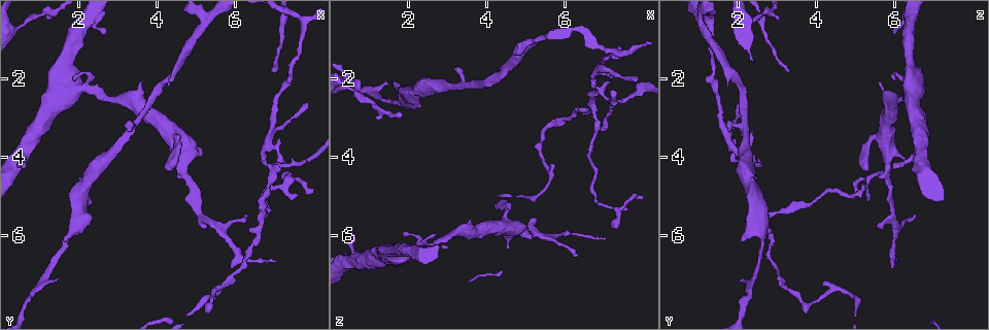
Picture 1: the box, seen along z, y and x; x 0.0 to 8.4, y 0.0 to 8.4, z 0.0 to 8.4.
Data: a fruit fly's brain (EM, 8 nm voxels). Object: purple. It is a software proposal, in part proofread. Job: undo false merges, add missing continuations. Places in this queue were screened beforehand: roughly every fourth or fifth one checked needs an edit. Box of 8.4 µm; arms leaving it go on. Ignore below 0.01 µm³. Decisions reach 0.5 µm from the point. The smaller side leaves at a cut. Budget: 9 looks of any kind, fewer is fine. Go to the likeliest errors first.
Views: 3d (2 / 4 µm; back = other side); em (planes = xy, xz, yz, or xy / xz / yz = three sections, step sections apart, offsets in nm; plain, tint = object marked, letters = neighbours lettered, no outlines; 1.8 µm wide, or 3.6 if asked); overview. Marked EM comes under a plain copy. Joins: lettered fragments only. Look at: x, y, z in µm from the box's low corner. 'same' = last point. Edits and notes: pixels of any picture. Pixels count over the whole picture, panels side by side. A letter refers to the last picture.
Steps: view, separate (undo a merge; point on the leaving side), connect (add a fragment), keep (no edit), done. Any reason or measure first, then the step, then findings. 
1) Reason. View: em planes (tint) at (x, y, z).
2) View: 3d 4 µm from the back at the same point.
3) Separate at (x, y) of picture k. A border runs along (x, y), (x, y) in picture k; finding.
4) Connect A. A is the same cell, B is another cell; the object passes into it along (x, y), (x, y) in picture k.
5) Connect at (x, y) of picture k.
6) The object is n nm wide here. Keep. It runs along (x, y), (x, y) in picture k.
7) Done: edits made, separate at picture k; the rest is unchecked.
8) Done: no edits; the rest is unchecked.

View: 3d 2 µm from the back at (4.15, 4.30, 5.30).

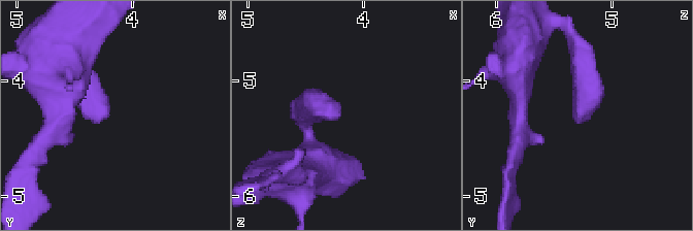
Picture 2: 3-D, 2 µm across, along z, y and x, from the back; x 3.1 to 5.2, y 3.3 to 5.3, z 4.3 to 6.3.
Shape alone is not enough. View: em planes (letters) at (4.20, 4.28, 5.30).

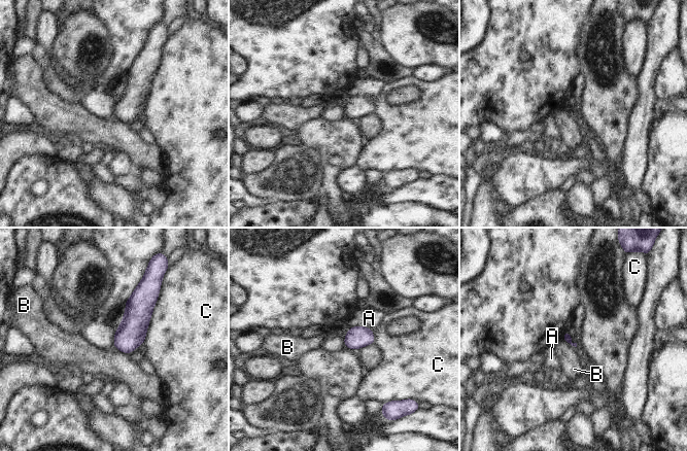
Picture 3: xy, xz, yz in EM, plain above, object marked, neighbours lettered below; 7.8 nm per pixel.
Keep. A, B and C are other cells; a border runs along (112, 346), (129, 354) in picture 3; no lettered fragment goes on from it.

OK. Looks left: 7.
Three arms meet. View: 3d 4 µm at (6.75, 5.40, 2.70).

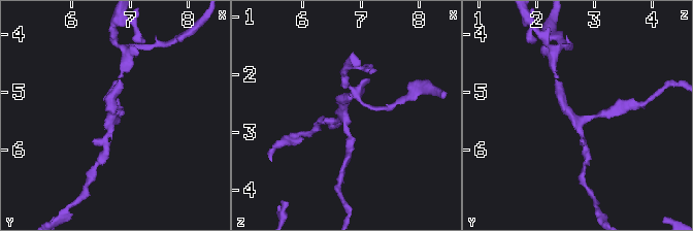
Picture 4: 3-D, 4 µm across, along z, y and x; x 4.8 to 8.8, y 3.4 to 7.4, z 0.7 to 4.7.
Shape alone is not enough. View: em 3.6 µm planes (tint) at (6.65, 5.45, 2.70).

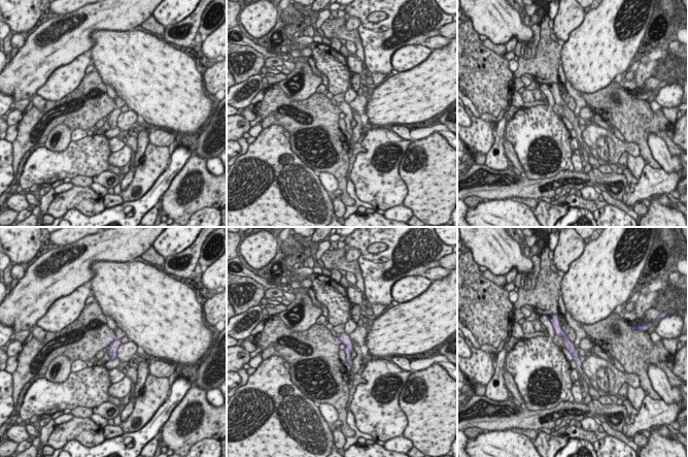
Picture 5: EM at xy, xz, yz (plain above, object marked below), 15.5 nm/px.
View: em 3.6 µm planes (letters) at the same point.

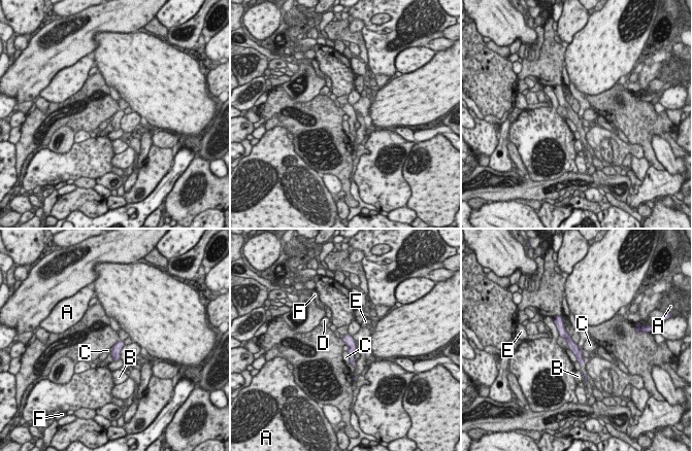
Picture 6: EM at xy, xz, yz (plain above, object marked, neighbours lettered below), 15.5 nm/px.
The longest contact is with C, 200 nm. Keep. A, B, C, D, E and F are other cells; a border runs along (347, 351), (350, 362) in picture 6; one cell here.

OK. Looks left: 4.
View: em planes (letters) at (1.65, 6.10, 2.15).

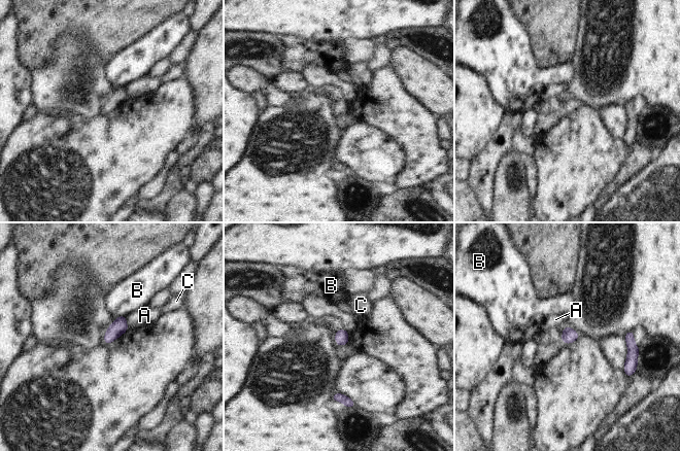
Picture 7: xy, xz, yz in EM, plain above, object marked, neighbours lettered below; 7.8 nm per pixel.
Keep. A, B and C are other cells; no lettered fragment goes on from it.

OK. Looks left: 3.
Sharp bend. View: em xy step 8 (tint) at (5.35, 7.70, 3.90).

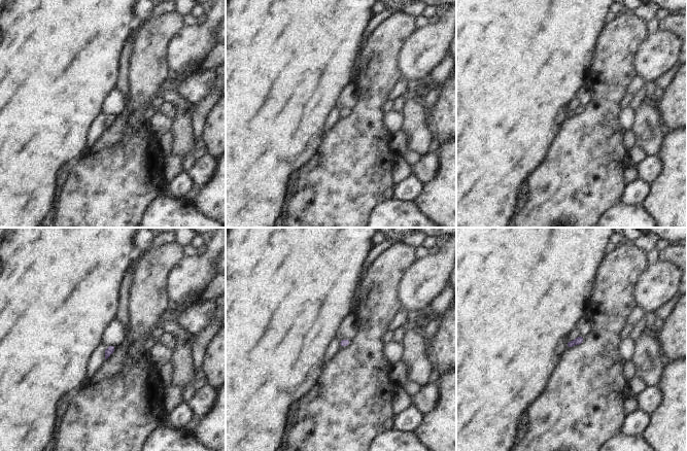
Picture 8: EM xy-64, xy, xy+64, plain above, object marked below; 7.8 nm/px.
Another direction. View: em planes (letters) at the same point.

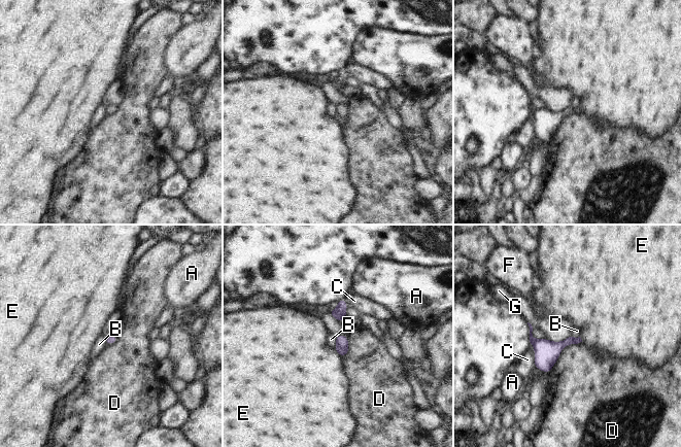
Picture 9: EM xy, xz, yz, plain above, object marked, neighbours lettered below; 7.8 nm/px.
Keep. A, B, C, D, E, F and G are other cells; a border runs along (336, 337), (336, 346), (334, 348) in picture 9; one cell here.

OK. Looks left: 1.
Done: no edits; the rest is unchecked.

